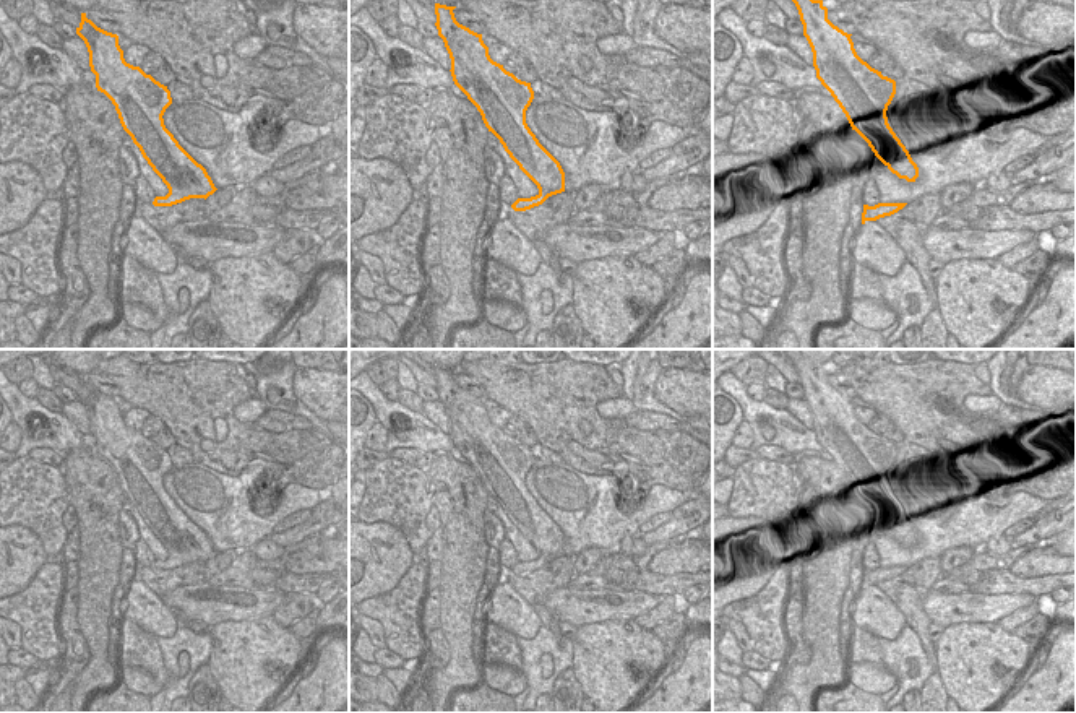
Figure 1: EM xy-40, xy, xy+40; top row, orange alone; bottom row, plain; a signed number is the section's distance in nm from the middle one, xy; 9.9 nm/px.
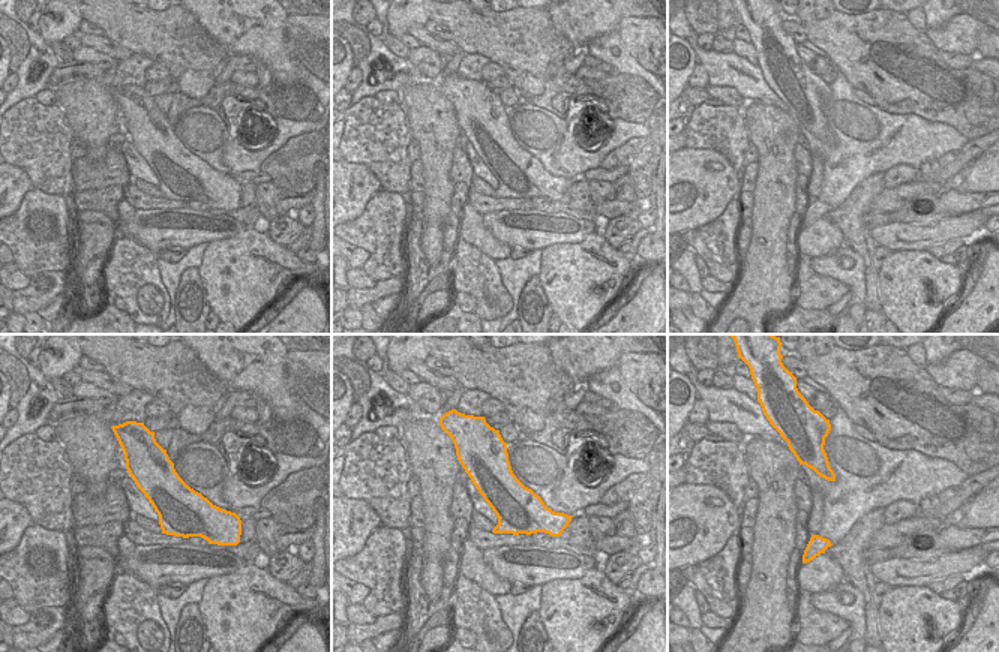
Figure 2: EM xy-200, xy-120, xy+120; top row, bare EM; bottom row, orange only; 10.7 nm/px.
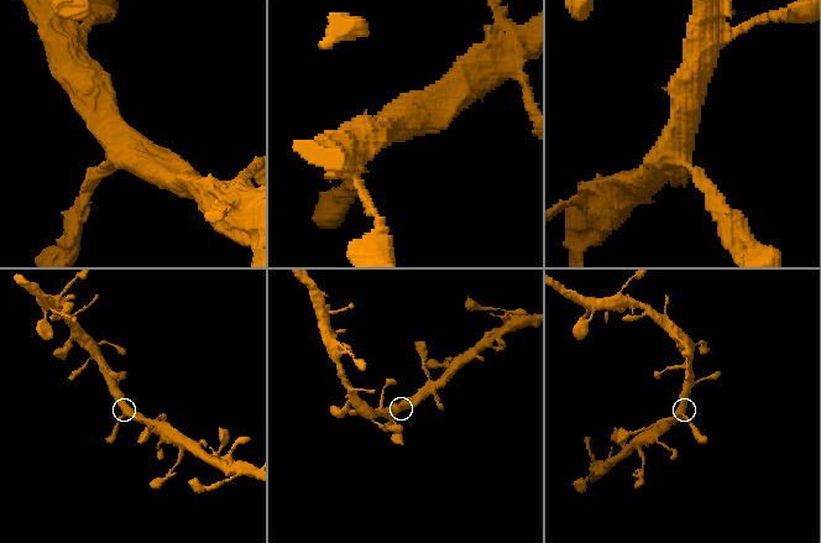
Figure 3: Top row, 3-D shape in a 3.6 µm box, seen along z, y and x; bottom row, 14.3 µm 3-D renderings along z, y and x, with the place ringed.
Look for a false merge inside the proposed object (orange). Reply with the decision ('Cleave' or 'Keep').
Keep

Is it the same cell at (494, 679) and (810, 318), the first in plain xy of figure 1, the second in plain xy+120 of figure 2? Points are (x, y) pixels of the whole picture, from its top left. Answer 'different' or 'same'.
different

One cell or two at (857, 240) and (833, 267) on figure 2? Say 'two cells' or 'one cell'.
two cells

